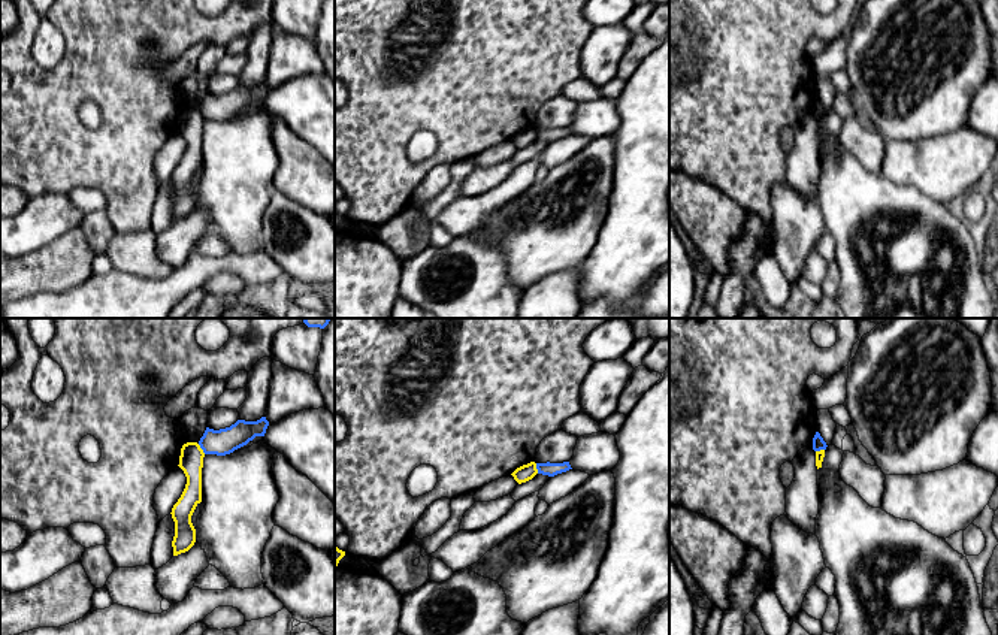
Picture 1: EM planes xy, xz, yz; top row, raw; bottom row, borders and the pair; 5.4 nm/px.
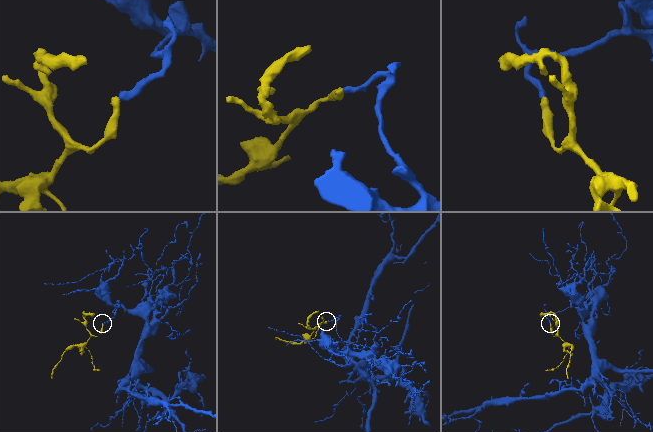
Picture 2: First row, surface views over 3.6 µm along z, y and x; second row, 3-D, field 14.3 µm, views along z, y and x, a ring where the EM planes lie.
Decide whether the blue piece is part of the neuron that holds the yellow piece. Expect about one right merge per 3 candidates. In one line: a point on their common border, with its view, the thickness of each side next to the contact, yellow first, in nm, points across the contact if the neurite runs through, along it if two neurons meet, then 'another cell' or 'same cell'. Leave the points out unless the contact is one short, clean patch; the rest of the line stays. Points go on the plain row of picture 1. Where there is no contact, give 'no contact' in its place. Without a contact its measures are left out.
meets yellow in xy at (200, 114); 130 nm thick on the yellow side, 140 nm on the other; border along xy (197, 109), (205, 118); another cell

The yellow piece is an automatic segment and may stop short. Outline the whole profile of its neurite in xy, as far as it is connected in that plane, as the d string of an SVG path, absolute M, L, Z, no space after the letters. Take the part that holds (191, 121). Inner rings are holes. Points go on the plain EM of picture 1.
M187 108L181 114L178 131L184 136L187 149L170 178L175 187L173 221L188 217L196 208L196 194L191 188L191 181L202 167L203 123L205 118L197 108Z

